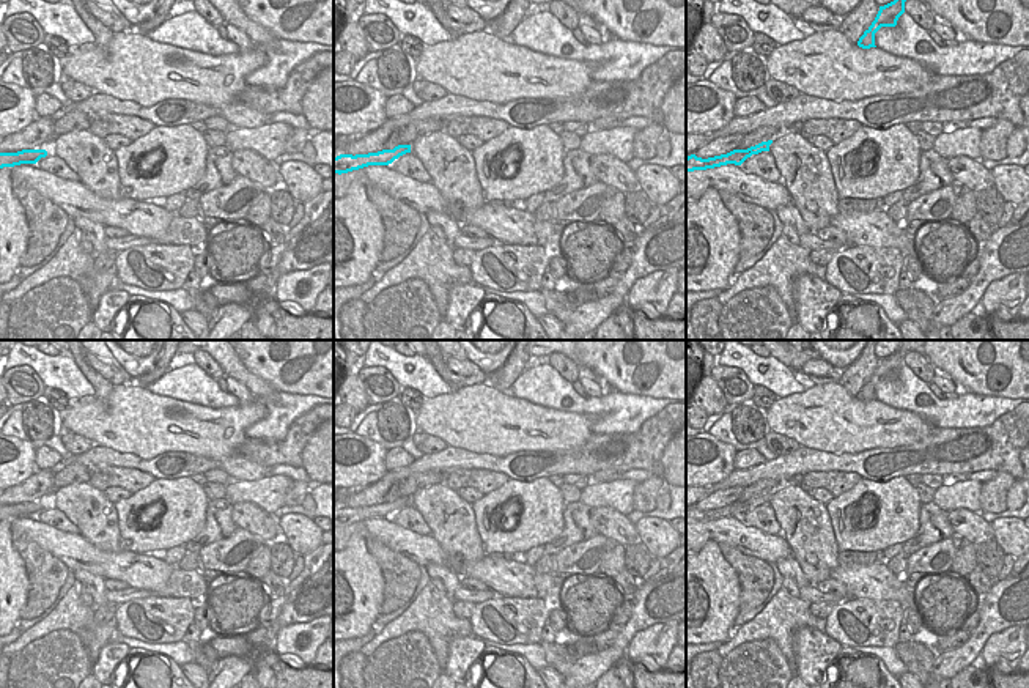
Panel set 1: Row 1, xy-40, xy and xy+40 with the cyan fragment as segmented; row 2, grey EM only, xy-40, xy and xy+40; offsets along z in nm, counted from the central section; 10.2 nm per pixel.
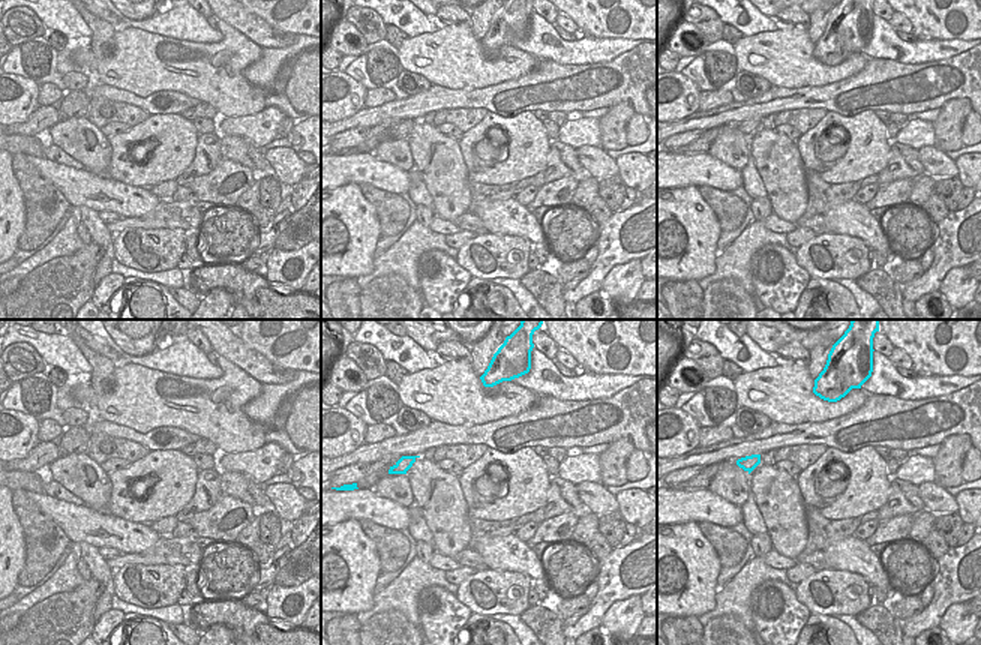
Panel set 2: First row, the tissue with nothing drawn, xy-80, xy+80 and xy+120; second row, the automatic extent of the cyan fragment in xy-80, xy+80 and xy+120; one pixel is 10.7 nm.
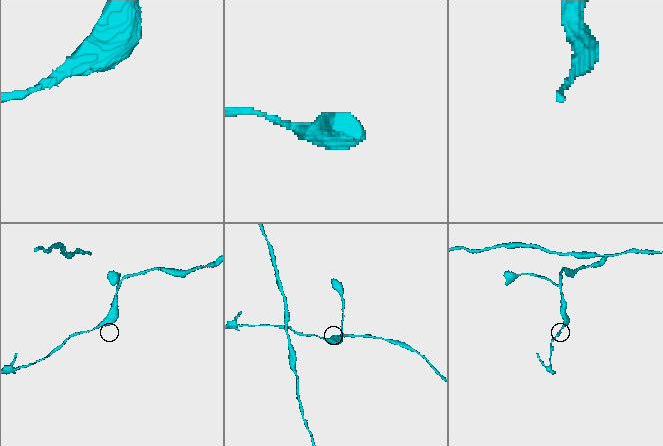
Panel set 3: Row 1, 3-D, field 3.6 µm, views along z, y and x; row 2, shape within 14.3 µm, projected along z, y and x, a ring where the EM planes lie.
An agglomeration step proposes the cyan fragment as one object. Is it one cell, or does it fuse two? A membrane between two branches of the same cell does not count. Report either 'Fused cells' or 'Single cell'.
Single cell.

